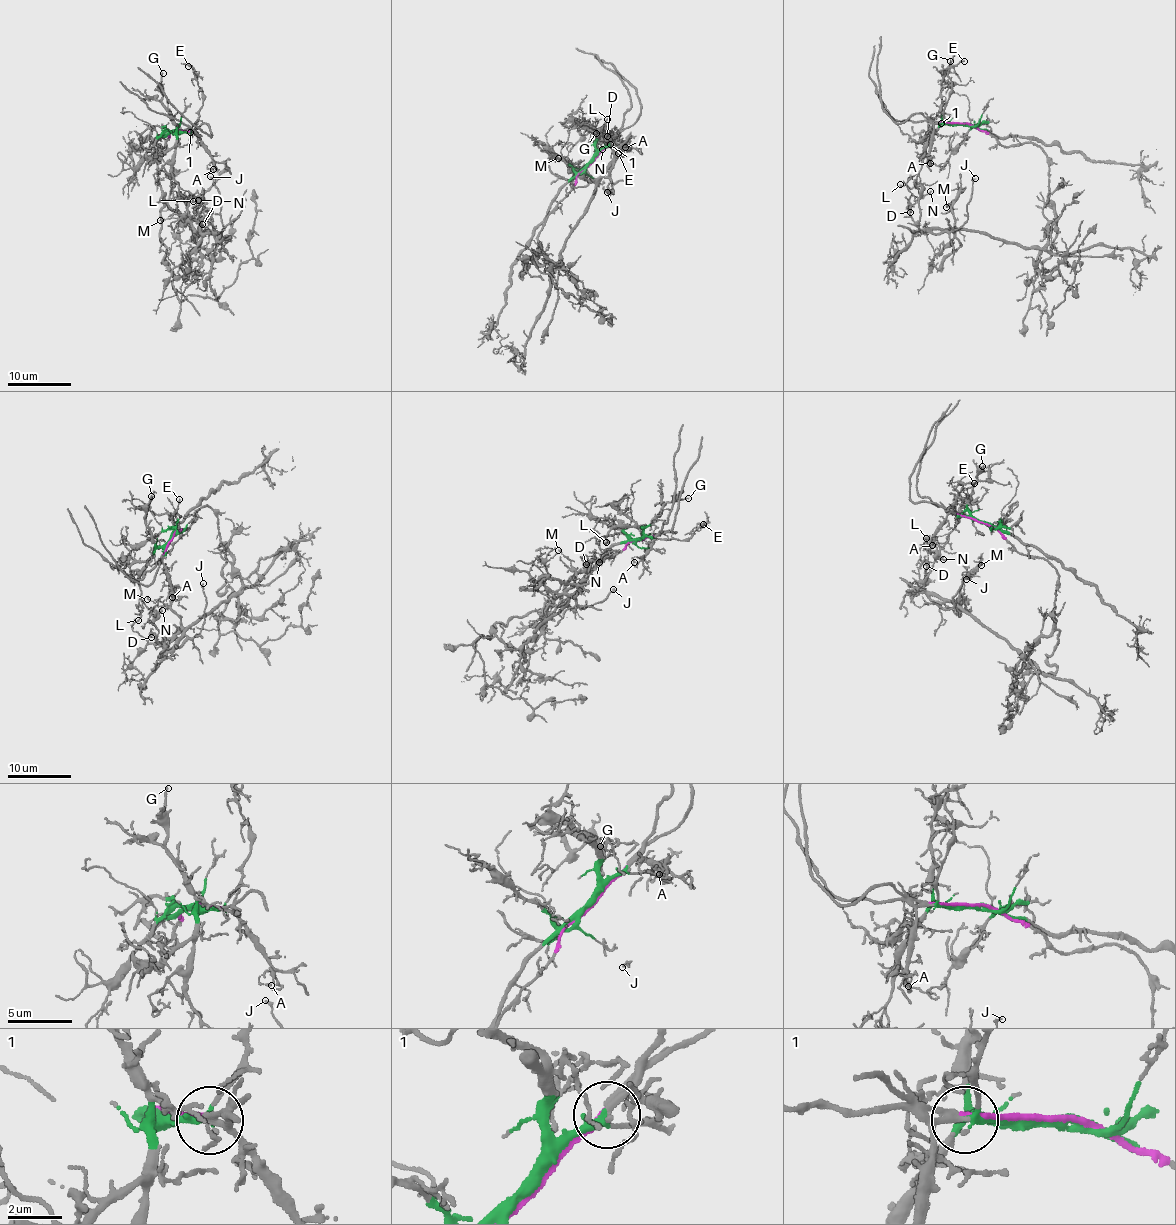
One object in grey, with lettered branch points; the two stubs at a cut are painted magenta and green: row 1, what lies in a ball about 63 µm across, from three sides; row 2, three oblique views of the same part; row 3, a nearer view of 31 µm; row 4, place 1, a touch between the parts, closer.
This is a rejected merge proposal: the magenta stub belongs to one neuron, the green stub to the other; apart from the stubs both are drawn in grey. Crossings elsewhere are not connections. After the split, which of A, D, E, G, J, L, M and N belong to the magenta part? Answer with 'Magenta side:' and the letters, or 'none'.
Magenta side: D, J, M, N

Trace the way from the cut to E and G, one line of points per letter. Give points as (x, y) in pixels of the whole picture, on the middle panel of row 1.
E: (590, 163), (604, 148), (618, 146), (628, 149), (627, 142), (618, 152)
G: (590, 163), (597, 136), (590, 130), (594, 128), (596, 133)

